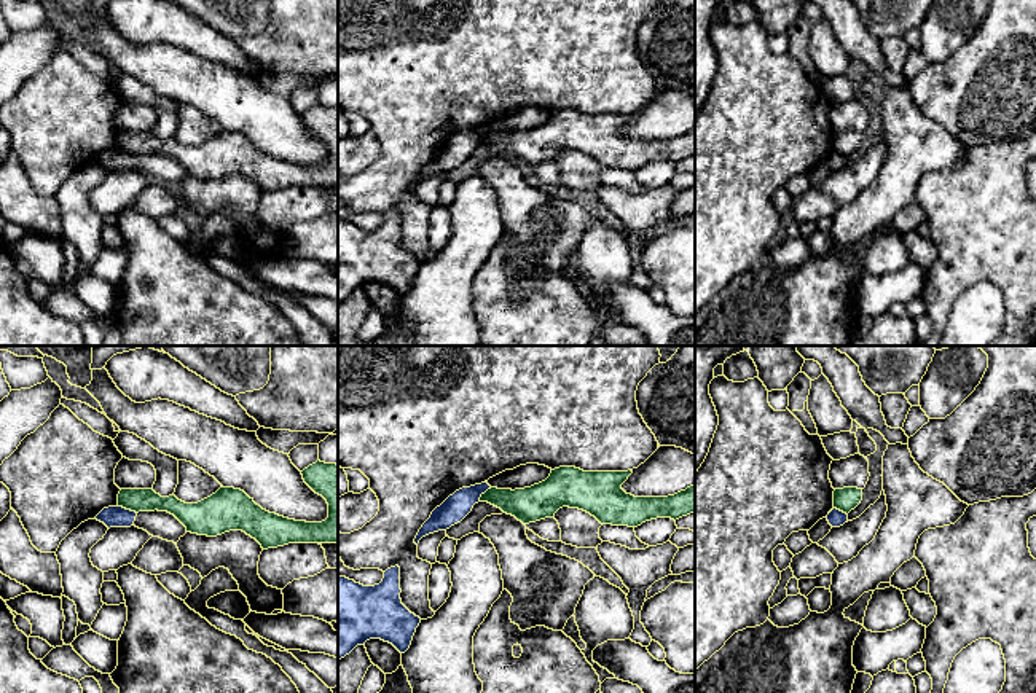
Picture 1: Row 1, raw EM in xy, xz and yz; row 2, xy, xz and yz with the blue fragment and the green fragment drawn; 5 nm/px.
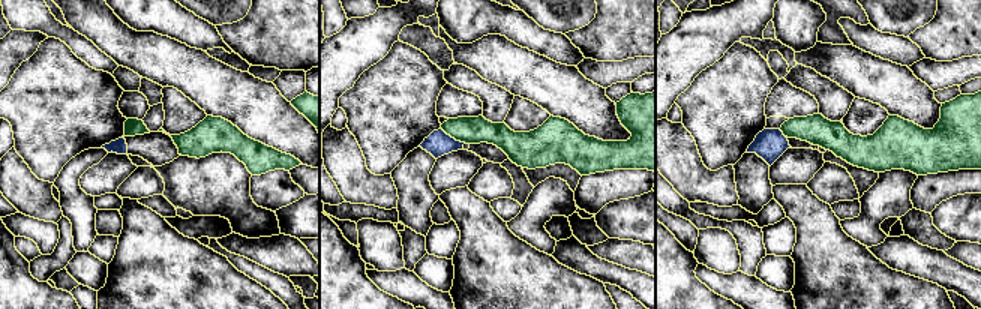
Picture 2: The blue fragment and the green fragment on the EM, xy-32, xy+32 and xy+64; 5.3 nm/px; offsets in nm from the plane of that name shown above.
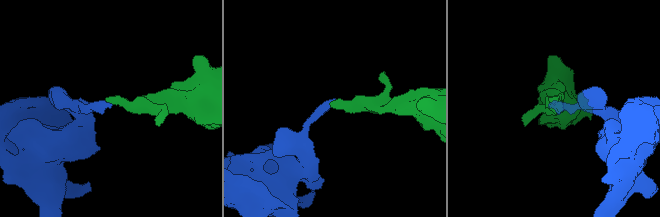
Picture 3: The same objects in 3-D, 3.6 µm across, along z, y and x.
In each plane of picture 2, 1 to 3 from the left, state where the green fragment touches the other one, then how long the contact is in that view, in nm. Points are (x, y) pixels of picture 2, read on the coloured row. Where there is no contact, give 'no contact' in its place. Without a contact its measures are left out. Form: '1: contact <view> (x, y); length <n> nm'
1: no contact
2: contact xy+32 (453, 138); length 160 nm
3: contact xy+64 (782, 134); length 60 nm

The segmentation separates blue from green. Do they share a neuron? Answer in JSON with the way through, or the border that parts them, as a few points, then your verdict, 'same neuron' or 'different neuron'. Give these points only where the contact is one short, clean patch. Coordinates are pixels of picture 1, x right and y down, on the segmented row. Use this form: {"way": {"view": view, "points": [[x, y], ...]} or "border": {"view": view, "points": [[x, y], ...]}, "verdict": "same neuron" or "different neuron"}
{"border": {"view": "xy", "points": [[118, 505], [136, 513]]}, "verdict": "different neuron"}

